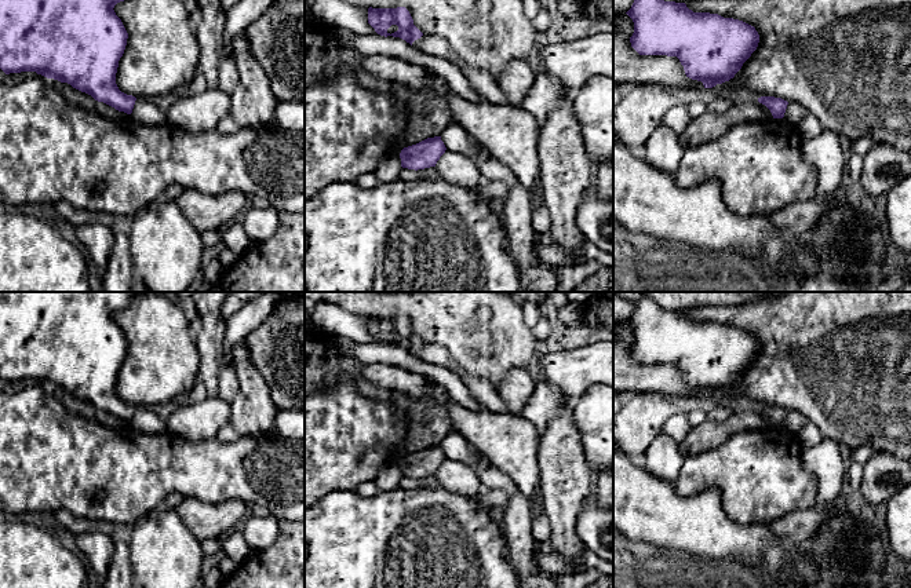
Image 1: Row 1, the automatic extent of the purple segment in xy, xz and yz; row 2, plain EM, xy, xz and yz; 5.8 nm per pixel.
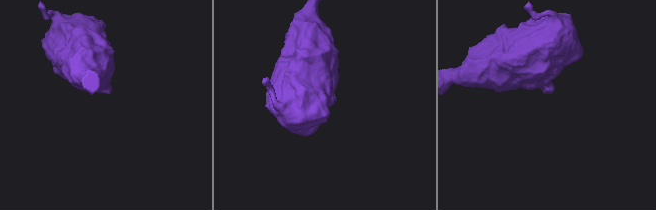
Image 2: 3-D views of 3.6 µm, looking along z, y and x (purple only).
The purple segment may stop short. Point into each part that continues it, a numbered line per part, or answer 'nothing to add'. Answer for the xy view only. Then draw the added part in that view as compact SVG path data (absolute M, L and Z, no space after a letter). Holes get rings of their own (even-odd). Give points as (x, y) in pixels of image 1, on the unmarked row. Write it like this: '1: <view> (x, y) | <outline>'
nothing to add

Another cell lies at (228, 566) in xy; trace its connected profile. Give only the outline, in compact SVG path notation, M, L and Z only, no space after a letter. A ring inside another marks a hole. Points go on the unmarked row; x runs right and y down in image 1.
M225 555L225 558L219 562L216 567L225 577L229 577L237 570L238 565L232 558Z

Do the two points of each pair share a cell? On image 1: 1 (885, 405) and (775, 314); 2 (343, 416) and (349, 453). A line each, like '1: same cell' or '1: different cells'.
1: same cell
2: same cell

